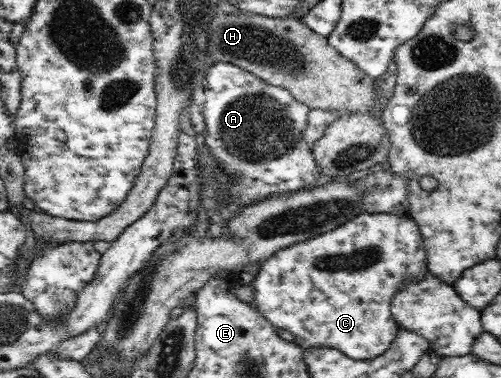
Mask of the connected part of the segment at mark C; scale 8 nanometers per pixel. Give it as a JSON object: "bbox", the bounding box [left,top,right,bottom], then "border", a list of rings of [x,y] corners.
{"bbox":[252,213,428,360],"border":[[[363,213],[353,218],[353,220],[347,221],[343,226],[338,226],[335,230],[322,233],[321,235],[317,235],[300,243],[292,244],[287,248],[282,248],[273,256],[263,260],[261,262],[260,271],[252,281],[253,297],[255,297],[254,308],[257,308],[257,311],[261,311],[261,315],[263,315],[269,323],[273,324],[275,328],[289,330],[294,336],[294,342],[304,349],[307,347],[327,346],[339,349],[344,358],[355,360],[374,359],[376,356],[382,355],[398,337],[400,326],[392,317],[392,312],[390,311],[391,299],[394,298],[394,294],[400,288],[403,288],[403,284],[407,284],[407,282],[425,280],[425,274],[427,274],[428,271],[428,260],[424,243],[422,242],[420,228],[418,224],[413,221],[413,218],[401,218],[389,213]]]}

